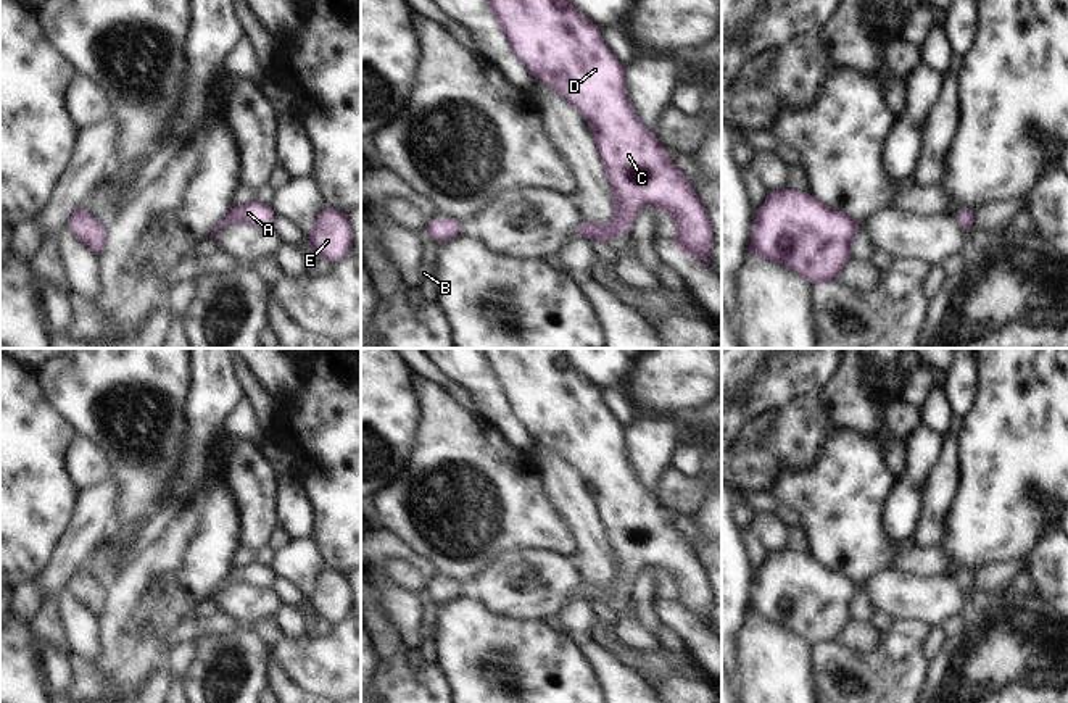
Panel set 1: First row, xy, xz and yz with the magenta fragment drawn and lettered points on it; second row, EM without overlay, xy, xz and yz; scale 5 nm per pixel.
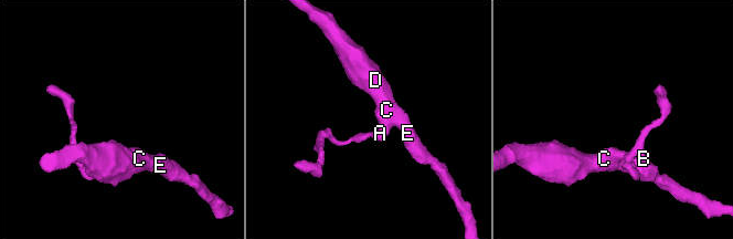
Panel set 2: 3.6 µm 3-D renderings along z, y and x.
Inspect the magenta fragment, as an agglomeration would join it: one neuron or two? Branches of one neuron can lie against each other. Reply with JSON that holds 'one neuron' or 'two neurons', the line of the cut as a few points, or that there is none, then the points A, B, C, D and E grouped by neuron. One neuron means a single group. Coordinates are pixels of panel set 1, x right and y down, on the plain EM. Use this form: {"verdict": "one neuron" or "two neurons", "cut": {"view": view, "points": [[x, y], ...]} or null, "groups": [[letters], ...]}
{"verdict": "one neuron", "cut": null, "groups": [["A", "B", "C", "D", "E"]]}

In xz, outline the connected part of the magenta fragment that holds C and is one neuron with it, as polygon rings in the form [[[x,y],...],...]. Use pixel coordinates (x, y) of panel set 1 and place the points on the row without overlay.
[[[483,348],[483,352],[501,393],[507,398],[511,411],[527,432],[535,440],[554,448],[594,489],[598,514],[615,556],[615,577],[606,587],[582,582],[572,590],[572,595],[583,595],[588,601],[598,600],[609,606],[615,595],[630,593],[633,579],[641,568],[659,566],[677,584],[675,611],[686,618],[699,619],[704,624],[704,630],[712,632],[706,619],[714,603],[714,593],[706,569],[688,540],[672,526],[659,500],[635,477],[625,453],[625,427],[602,405],[599,398],[601,389],[570,366],[564,348]]]

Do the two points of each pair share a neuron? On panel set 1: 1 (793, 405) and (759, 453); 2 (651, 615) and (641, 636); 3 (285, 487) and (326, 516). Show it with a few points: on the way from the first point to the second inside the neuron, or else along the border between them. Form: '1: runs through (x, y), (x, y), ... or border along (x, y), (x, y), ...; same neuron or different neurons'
1: runs through (793, 418), (772, 442); same neuron
2: border along (632, 602), (635, 618), (656, 639); different neurons
3: border along (293, 471), (303, 486), (313, 513), (311, 536); different neurons

